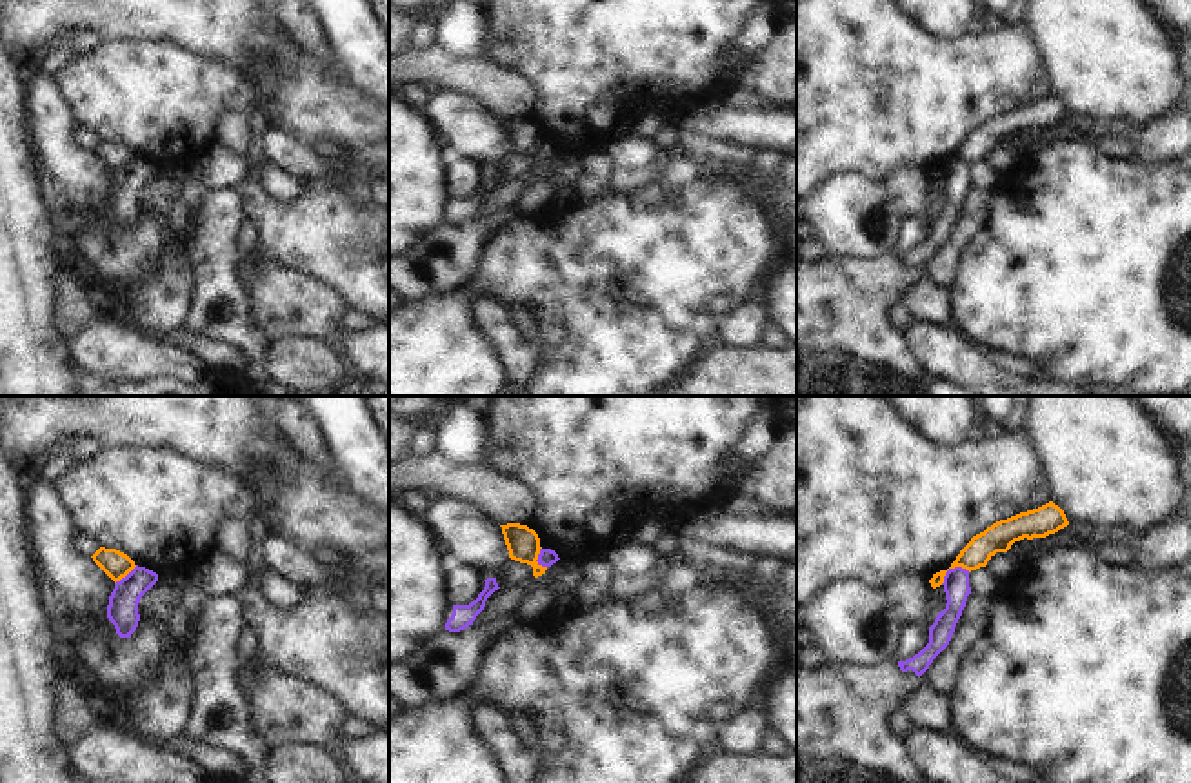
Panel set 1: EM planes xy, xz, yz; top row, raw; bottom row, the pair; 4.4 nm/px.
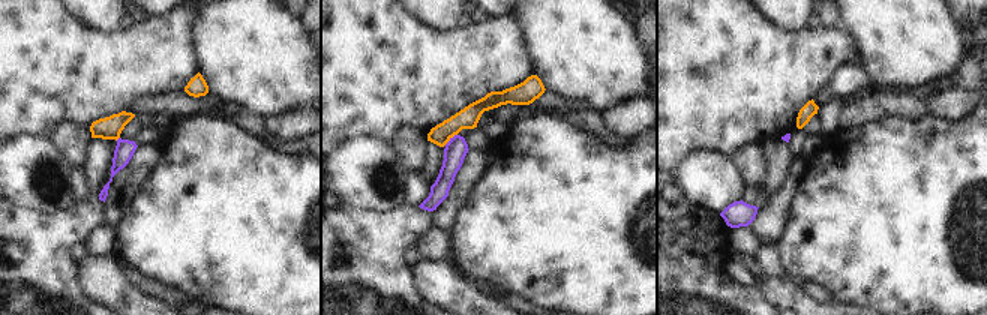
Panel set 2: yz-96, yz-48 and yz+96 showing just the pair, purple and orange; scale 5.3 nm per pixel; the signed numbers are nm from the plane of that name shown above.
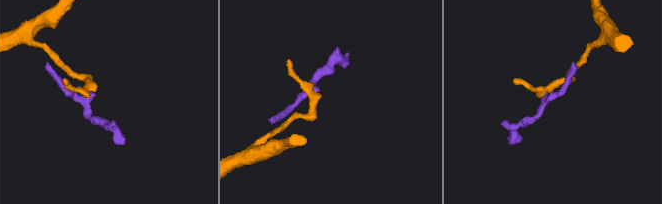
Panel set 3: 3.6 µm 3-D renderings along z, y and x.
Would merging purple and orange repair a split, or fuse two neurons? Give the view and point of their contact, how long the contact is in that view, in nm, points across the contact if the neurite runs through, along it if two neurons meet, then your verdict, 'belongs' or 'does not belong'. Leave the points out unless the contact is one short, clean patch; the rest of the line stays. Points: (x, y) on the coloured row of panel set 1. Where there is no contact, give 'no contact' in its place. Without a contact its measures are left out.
yz (951, 569) | 150 nm | along yz (970, 571), (951, 567), (940, 584) | does not belong

